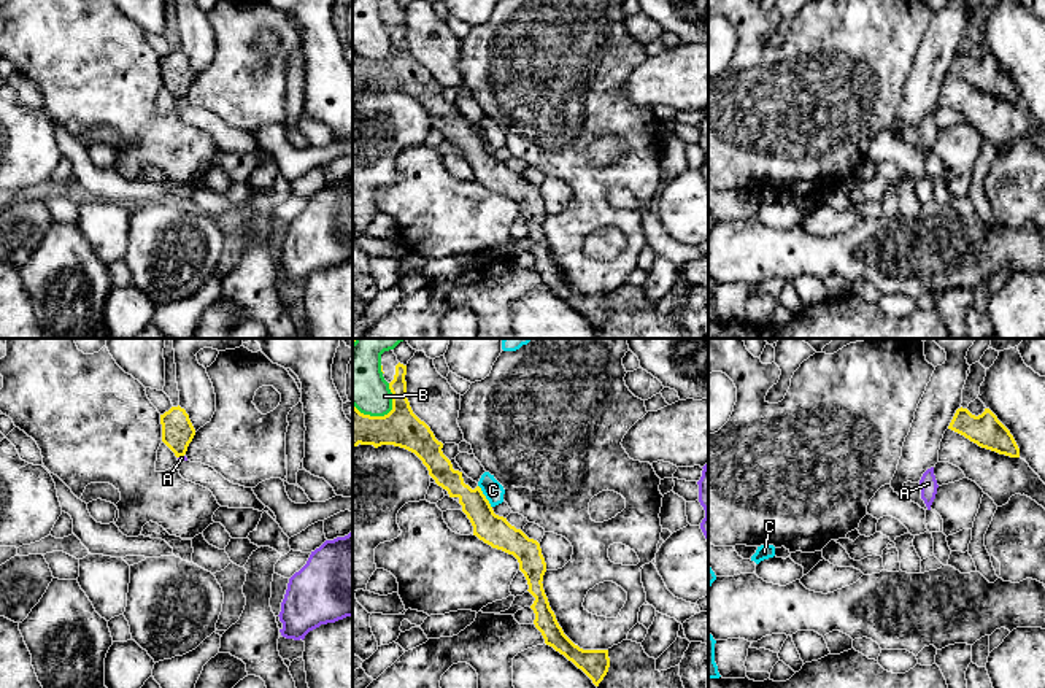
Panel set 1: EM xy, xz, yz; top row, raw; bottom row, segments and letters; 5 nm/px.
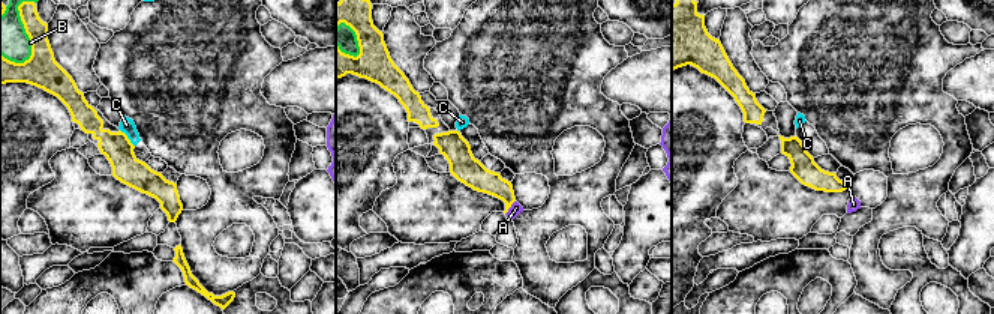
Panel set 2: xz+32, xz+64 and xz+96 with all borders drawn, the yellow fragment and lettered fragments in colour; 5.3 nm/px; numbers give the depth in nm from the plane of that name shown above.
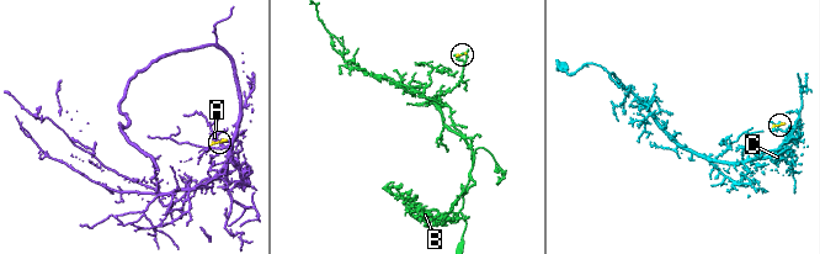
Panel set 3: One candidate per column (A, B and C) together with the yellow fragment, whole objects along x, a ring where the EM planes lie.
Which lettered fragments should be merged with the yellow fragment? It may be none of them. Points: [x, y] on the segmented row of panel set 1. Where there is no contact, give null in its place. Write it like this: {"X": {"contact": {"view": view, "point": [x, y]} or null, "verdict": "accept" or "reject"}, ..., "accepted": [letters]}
{"A": {"contact": {"view": "xy", "point": [180, 455]}, "verdict": "reject"}, "B": {"contact": {"view": "xz", "point": [385, 415]}, "verdict": "reject"}, "C": {"contact": {"view": "xz", "point": [485, 496]}, "verdict": "reject"}, "accepted": []}

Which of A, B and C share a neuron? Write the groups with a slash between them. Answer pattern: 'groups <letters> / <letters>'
groups A / B / C

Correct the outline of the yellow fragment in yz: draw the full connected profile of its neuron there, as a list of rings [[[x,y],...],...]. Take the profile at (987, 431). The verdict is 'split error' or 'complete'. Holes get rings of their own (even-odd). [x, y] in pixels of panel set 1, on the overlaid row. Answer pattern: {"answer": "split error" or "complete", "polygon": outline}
{"answer": "complete", "polygon": [[[961,407],[956,410],[948,429],[964,435],[981,448],[1020,458],[1020,448],[1013,435],[989,408],[975,416]]]}

